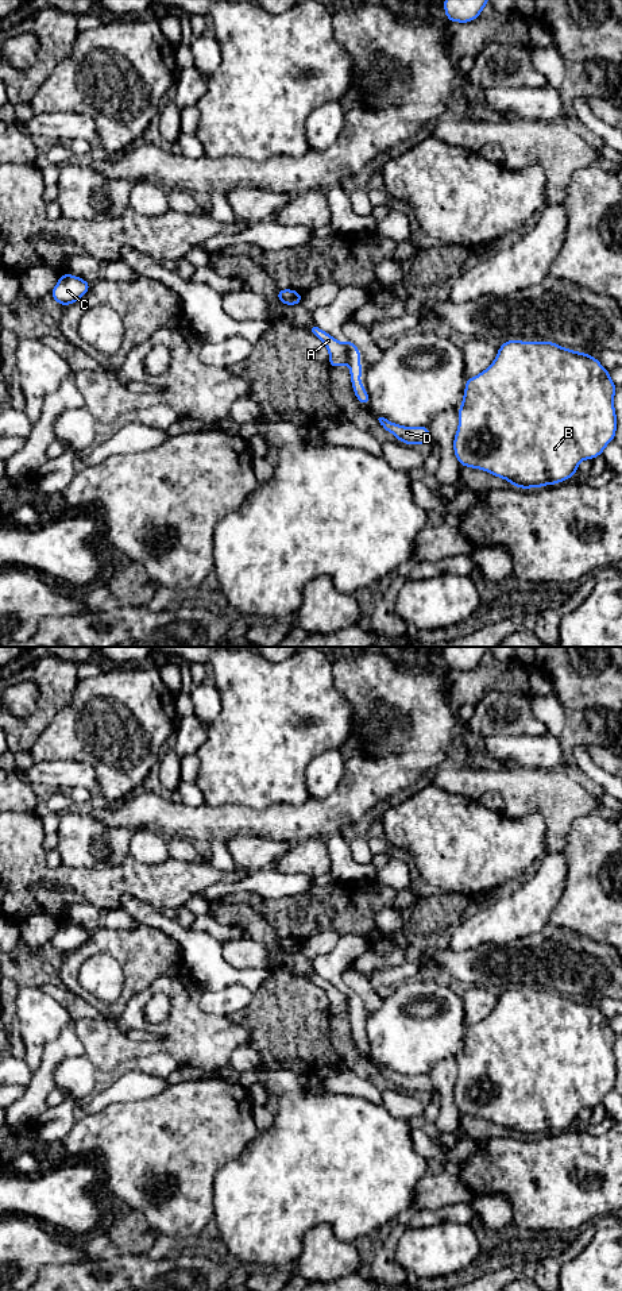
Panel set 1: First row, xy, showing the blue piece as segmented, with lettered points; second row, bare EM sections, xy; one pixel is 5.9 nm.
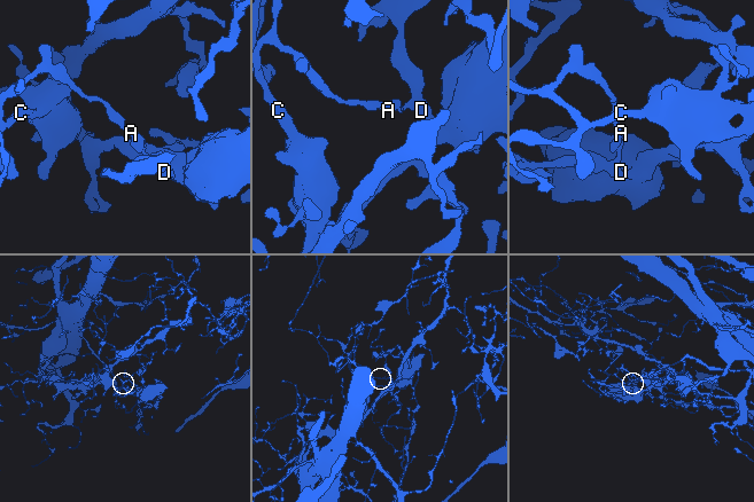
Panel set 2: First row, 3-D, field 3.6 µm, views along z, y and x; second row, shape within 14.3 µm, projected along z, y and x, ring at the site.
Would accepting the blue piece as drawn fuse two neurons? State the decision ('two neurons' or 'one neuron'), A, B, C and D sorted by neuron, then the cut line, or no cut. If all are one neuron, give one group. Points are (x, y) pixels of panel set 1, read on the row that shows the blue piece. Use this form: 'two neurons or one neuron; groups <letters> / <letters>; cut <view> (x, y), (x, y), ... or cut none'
two neurons; groups A C / B D; cut xy (342, 343), (351, 361)

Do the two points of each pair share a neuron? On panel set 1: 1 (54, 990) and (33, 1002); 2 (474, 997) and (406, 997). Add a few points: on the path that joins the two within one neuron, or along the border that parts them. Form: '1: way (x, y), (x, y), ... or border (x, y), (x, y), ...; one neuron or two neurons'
1: border (39, 987), (53, 997), (69, 1016); two neurons
2: border (460, 997), (464, 1005), (464, 1022), (467, 1025); two neurons

